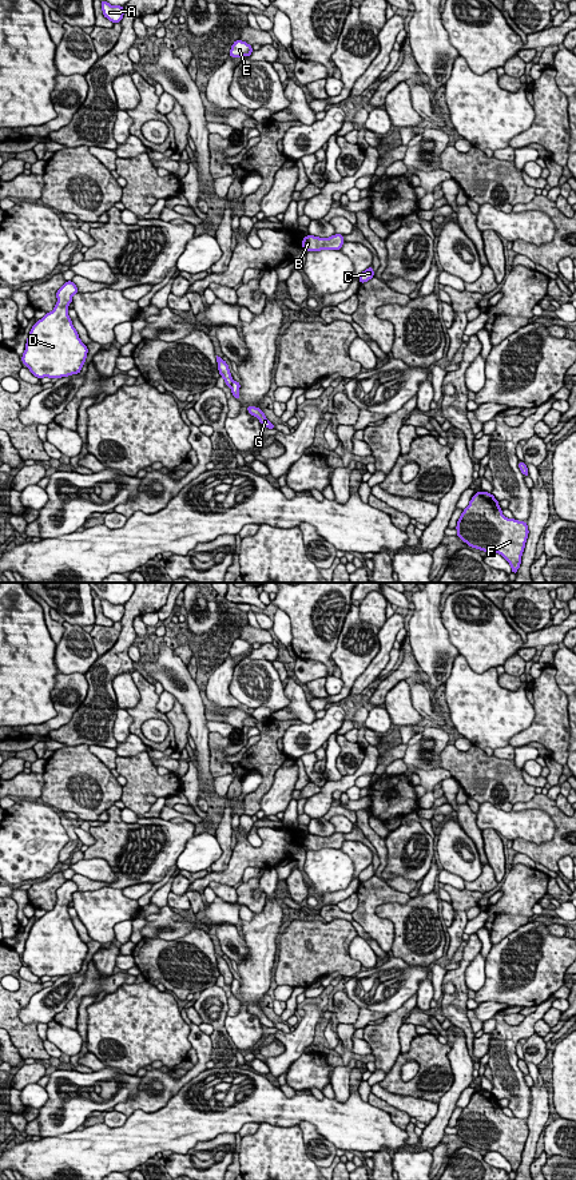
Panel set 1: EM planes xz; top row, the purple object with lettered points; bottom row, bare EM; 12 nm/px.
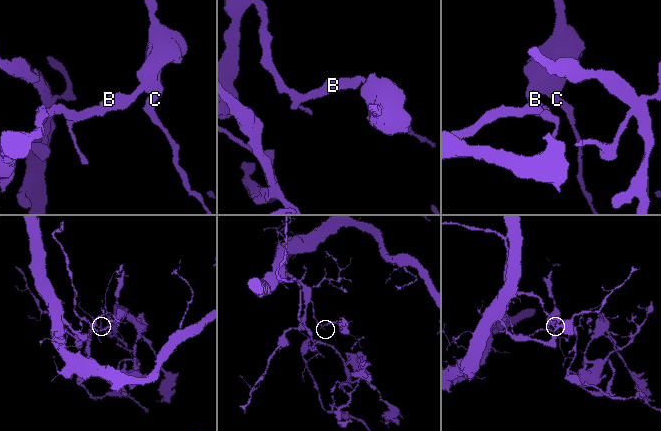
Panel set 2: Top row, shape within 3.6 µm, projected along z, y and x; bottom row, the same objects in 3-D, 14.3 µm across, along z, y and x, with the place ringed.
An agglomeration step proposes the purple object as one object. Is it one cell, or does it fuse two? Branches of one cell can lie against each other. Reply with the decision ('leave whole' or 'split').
split

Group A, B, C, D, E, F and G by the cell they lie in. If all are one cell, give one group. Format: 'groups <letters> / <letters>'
groups A B C D E G / F

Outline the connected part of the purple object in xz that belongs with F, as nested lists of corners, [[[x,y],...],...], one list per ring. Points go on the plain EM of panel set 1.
[[[480,1089],[462,1109],[457,1124],[457,1136],[474,1148],[501,1153],[517,1171],[529,1133],[528,1123],[502,1113],[498,1098]]]

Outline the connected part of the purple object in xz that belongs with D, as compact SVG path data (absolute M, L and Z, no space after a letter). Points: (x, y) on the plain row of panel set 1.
M67 879L56 890L53 909L36 919L29 930L21 961L39 978L79 973L86 962L88 946L79 937L67 910L76 891L78 885Z

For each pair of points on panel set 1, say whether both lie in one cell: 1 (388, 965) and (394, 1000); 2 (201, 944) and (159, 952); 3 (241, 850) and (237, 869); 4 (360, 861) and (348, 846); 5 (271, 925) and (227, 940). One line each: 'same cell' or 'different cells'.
1: same cell
2: same cell
3: same cell
4: same cell
5: different cells

